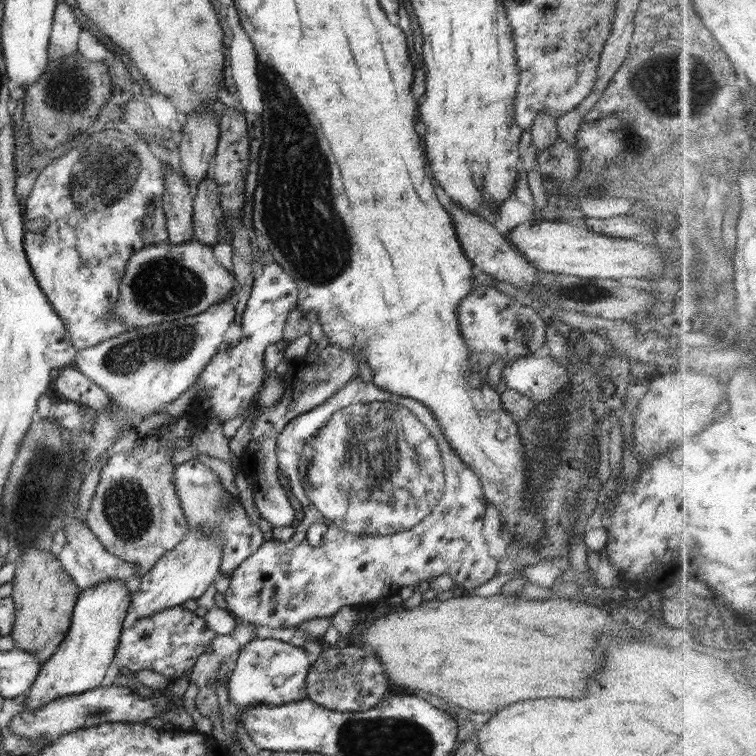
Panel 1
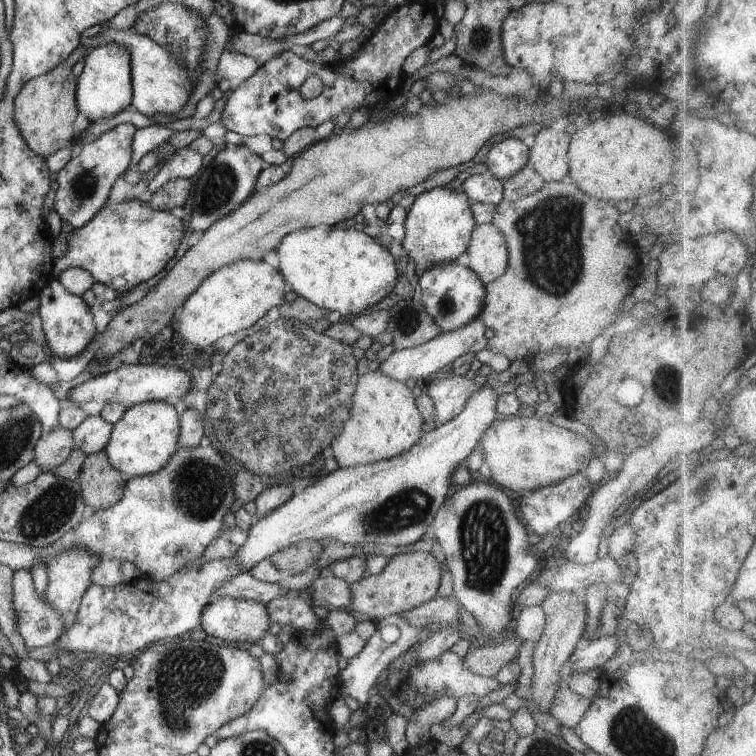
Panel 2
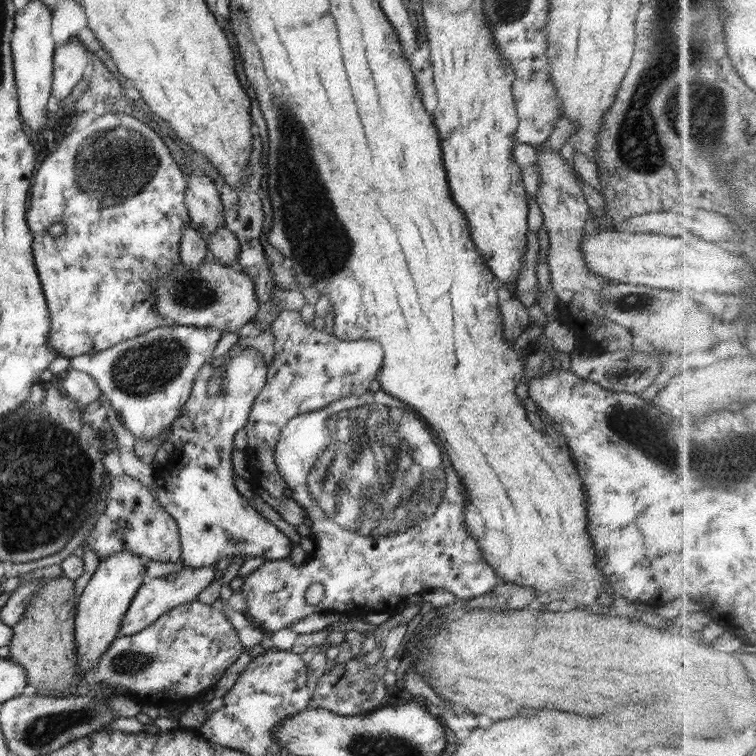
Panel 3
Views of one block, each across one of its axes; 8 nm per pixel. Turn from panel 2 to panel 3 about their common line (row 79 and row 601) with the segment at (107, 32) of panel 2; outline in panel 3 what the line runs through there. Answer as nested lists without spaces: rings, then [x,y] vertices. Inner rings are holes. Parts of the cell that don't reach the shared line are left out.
[[[182,566],[182,570],[172,576],[166,576],[166,578],[152,578],[151,580],[145,579],[143,585],[137,590],[134,595],[132,603],[118,627],[118,638],[120,636],[132,636],[144,630],[145,627],[150,626],[156,622],[156,619],[160,618],[164,613],[173,610],[176,606],[187,604],[188,602],[194,602],[198,599],[198,594],[206,588],[209,584],[212,584],[215,580],[215,566],[202,566],[202,568],[192,568],[192,566]]]

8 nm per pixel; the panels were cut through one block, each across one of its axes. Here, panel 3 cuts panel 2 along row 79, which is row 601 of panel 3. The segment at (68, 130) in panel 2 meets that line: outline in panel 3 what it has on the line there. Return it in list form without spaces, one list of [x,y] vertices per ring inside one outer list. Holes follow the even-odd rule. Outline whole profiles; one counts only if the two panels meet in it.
[[[61,574],[56,578],[45,578],[42,586],[34,592],[33,602],[20,618],[20,622],[12,626],[12,638],[8,644],[10,658],[20,664],[26,672],[28,684],[36,688],[38,695],[64,697],[66,692],[78,688],[82,678],[76,676],[76,641],[74,636],[74,616],[76,616],[77,595],[74,581]]]

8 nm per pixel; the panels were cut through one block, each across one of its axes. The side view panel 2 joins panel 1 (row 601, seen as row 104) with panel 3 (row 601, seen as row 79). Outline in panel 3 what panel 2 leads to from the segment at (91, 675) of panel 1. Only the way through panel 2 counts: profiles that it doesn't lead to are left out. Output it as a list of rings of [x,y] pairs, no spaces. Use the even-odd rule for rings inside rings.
[[[124,550],[101,559],[82,594],[77,598],[78,608],[74,616],[76,641],[76,676],[83,678],[89,668],[95,668],[98,659],[106,653],[112,641],[118,636],[118,627],[130,607],[134,595],[146,576],[144,558],[132,551]]]

